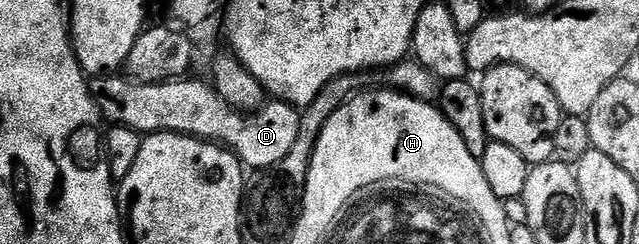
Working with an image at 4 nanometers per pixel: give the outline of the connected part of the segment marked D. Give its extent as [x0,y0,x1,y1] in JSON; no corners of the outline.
[89,73,300,169]

